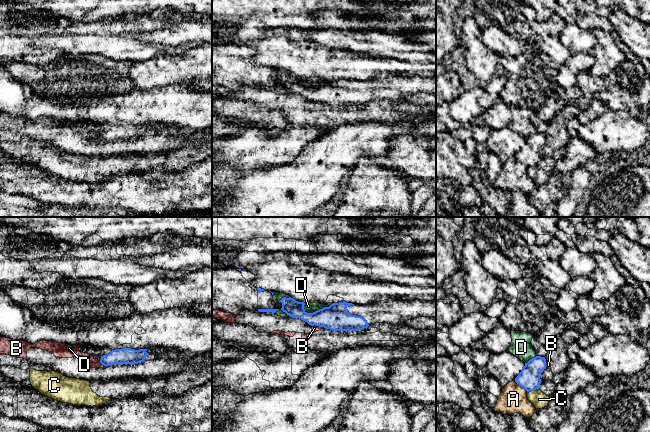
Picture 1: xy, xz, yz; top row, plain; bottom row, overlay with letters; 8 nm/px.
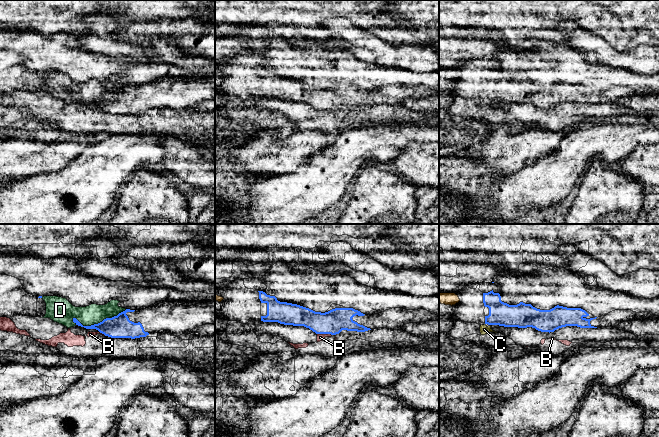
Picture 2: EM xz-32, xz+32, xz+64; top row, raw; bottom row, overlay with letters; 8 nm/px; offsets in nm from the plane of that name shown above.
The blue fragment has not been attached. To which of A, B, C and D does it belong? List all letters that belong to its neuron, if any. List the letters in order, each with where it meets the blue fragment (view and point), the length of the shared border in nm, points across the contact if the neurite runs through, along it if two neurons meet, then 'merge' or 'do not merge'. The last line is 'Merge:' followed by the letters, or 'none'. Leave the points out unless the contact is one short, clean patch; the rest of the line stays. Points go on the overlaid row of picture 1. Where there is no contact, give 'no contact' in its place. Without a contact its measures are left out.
A: meets blue in yz at (521, 386); contact 140 nm long; do not merge
B: meets blue in xy at (100, 361); contact 90 nm long; border along xy (100, 356), (100, 362), (104, 366); do not merge
C: meets blue in yz at (532, 390); contact 100 nm long; do not merge
D: meets blue in xz at (319, 309); contact 260 nm long; do not merge
Merge: none

